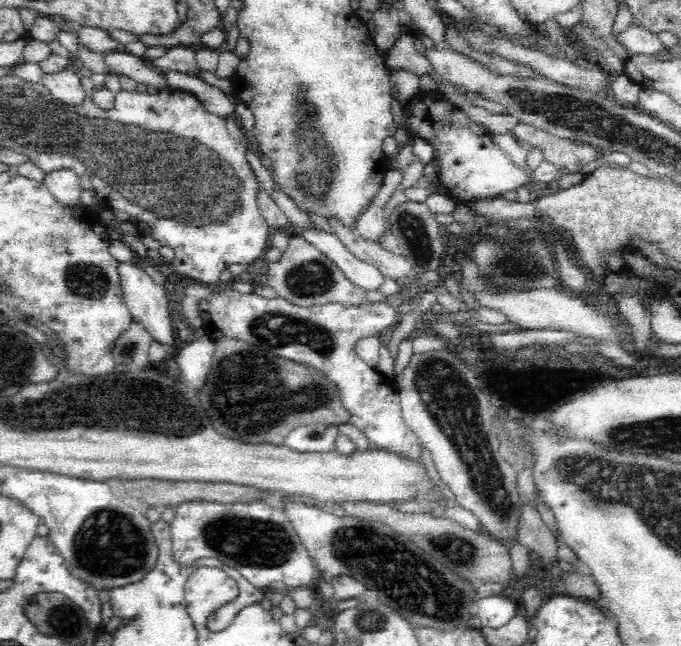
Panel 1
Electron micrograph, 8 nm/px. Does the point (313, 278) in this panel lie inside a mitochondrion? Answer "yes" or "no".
yes

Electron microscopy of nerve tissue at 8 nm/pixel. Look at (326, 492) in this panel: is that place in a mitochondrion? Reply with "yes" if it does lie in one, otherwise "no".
no

